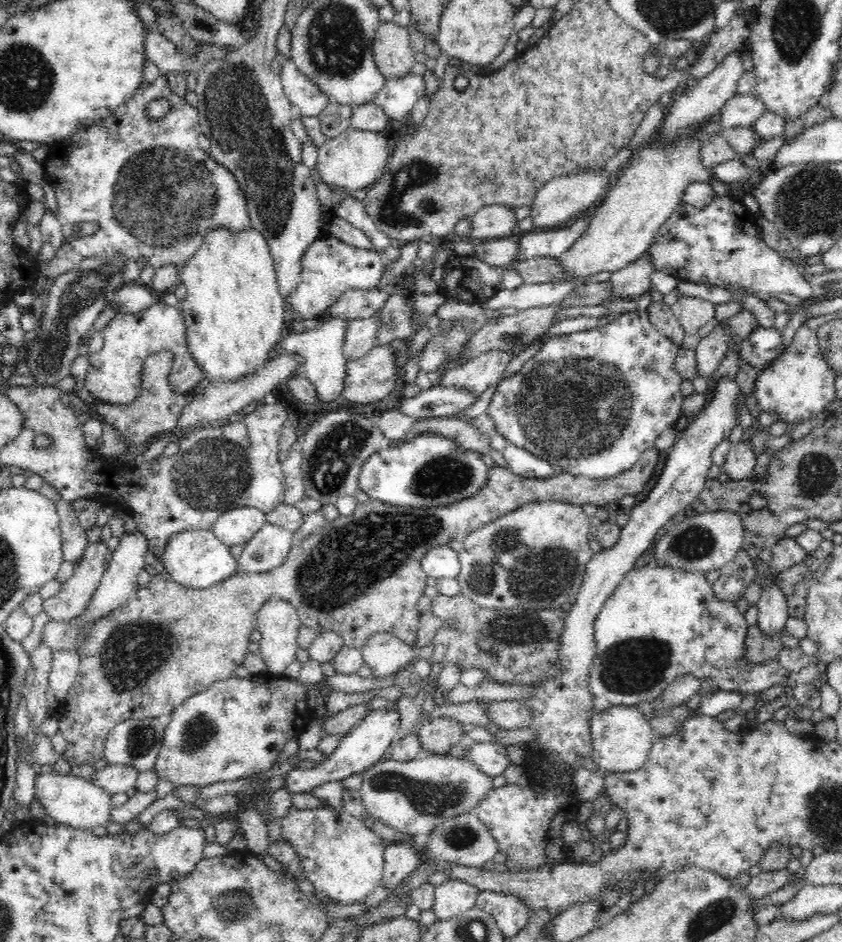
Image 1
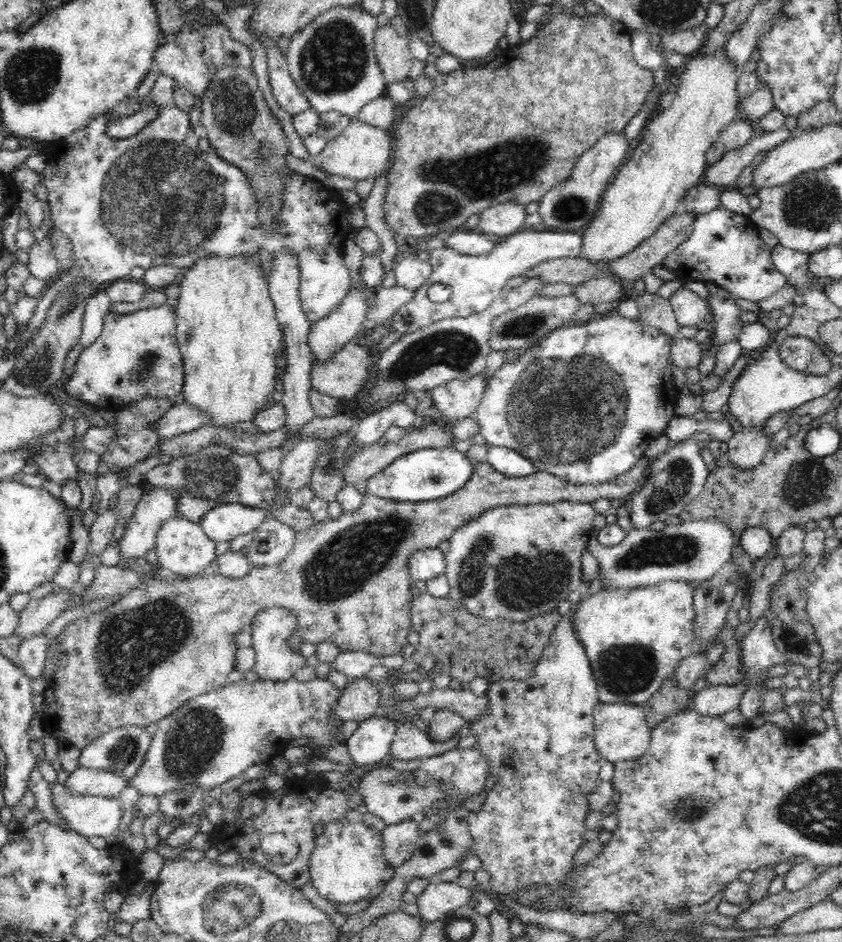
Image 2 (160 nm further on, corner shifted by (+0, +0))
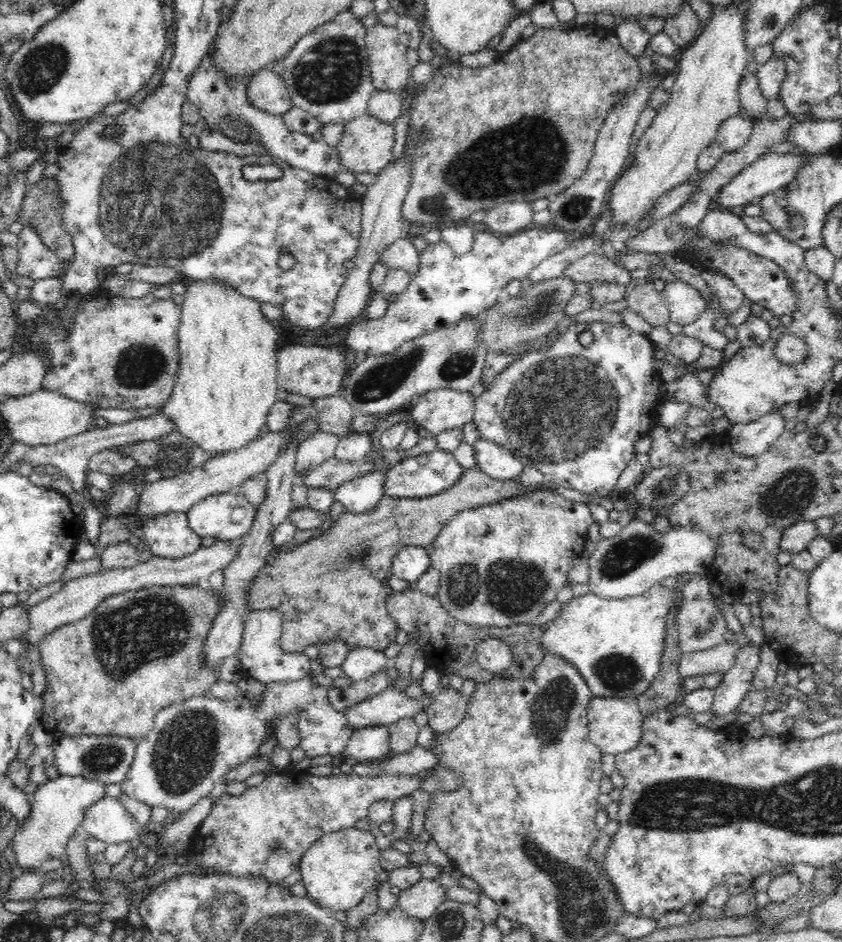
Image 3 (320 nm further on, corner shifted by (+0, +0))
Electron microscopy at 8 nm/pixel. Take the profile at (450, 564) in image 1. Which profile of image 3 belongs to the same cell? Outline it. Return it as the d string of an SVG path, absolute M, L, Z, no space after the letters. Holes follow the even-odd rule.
M407 546L401 548L396 556L393 556L391 573L409 583L418 580L431 565L429 555L424 547Z

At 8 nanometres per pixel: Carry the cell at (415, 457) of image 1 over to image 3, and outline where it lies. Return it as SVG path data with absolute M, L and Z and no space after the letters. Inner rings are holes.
M434 449L432 452L408 457L400 462L395 462L386 471L384 480L384 494L395 499L421 499L434 496L447 488L450 488L462 476L464 469L454 459L451 452Z

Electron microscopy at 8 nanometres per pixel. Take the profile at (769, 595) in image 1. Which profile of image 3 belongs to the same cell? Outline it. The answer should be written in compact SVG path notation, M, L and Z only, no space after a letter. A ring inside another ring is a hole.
M744 645L737 655L734 667L724 674L723 681L714 687L714 700L707 710L724 716L738 708L746 694L753 690L752 677L760 664L760 645Z

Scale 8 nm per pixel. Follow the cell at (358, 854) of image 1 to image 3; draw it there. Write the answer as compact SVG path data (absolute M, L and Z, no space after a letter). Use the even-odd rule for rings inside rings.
M354 826L324 834L301 856L301 883L306 887L307 896L332 913L358 906L368 890L376 888L376 878L383 870L381 852L369 829Z

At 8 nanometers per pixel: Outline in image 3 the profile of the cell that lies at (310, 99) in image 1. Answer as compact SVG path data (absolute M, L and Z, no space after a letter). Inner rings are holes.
M271 67L254 73L245 90L248 103L272 115L284 115L293 108L283 77L275 74Z

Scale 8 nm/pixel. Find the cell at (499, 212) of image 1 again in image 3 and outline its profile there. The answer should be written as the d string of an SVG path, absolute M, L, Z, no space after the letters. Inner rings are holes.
M512 201L485 211L485 230L489 233L512 234L533 226L531 203Z

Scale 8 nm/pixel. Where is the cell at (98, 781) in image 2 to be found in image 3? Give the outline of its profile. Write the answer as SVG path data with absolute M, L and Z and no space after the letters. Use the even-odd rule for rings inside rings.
M59 775L38 786L30 800L29 819L19 821L18 829L9 844L14 850L17 864L22 869L37 869L48 859L60 858L62 862L68 862L68 840L82 823L88 807L105 797L104 787L105 784L80 775Z

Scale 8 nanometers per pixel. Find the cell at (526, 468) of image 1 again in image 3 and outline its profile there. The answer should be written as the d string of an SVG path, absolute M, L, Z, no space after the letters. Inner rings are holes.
M478 437L473 444L477 467L496 480L516 479L523 464L499 444Z

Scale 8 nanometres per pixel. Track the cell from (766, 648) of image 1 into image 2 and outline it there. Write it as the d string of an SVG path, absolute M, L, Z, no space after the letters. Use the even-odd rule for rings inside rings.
M732 642L716 665L707 670L705 675L707 684L712 686L736 685L741 682L743 675L742 668L740 668L742 664L740 656L741 643Z

